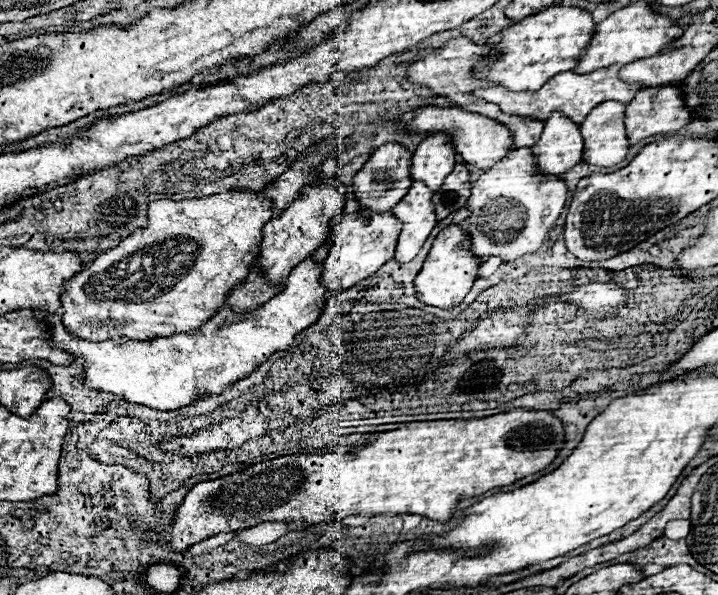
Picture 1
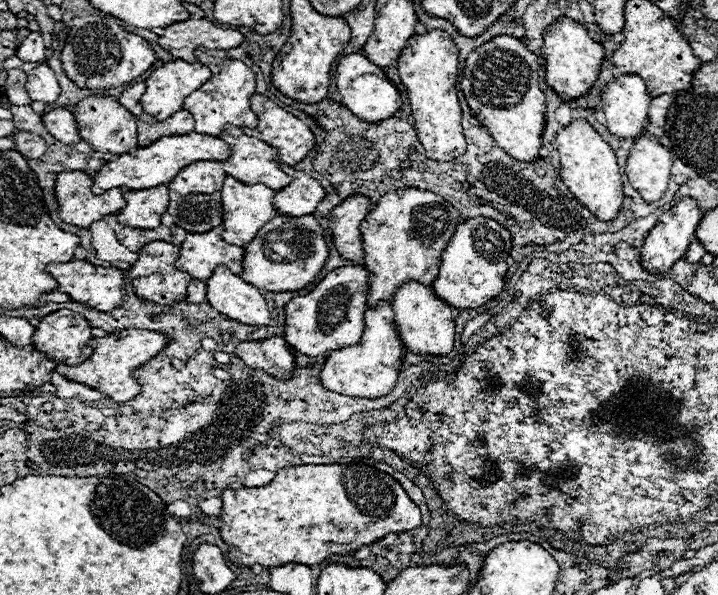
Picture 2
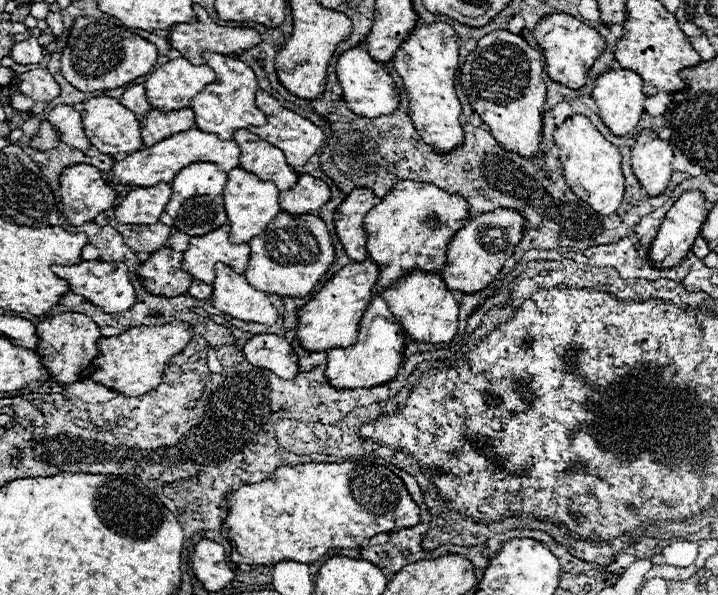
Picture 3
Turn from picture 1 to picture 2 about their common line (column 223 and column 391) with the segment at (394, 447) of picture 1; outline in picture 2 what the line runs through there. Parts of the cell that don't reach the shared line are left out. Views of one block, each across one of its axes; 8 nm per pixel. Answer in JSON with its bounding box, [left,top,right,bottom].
[220,464,422,568]

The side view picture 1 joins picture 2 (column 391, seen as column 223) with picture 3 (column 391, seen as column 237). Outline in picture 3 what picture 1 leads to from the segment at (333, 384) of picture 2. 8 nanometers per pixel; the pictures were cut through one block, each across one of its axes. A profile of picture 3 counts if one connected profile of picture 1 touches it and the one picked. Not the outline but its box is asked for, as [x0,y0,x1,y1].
[326,298,406,390]

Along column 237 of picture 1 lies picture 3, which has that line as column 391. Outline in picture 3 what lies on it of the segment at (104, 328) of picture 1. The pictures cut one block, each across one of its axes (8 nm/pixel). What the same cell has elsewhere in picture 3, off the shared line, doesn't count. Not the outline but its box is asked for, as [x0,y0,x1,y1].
[364,180,470,296]

